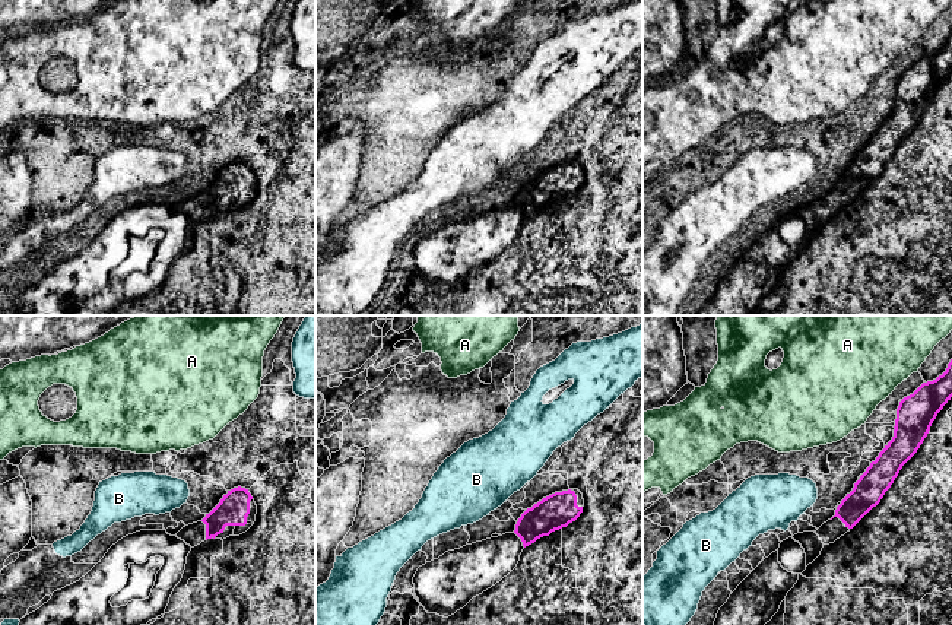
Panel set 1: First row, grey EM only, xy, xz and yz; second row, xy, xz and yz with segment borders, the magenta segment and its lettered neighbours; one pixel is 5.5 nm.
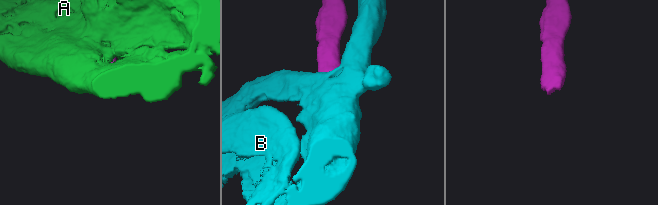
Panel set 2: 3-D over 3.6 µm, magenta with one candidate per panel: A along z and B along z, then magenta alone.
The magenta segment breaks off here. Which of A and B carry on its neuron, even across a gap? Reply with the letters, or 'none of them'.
none of them

